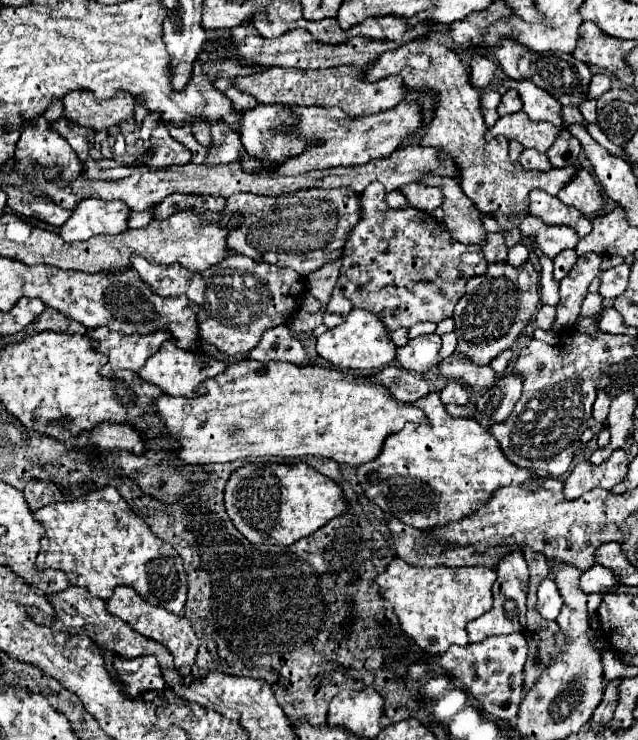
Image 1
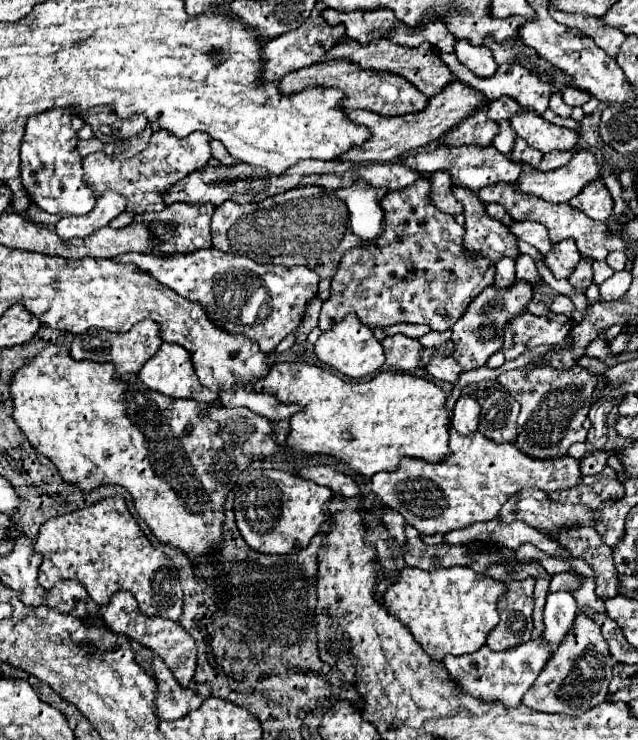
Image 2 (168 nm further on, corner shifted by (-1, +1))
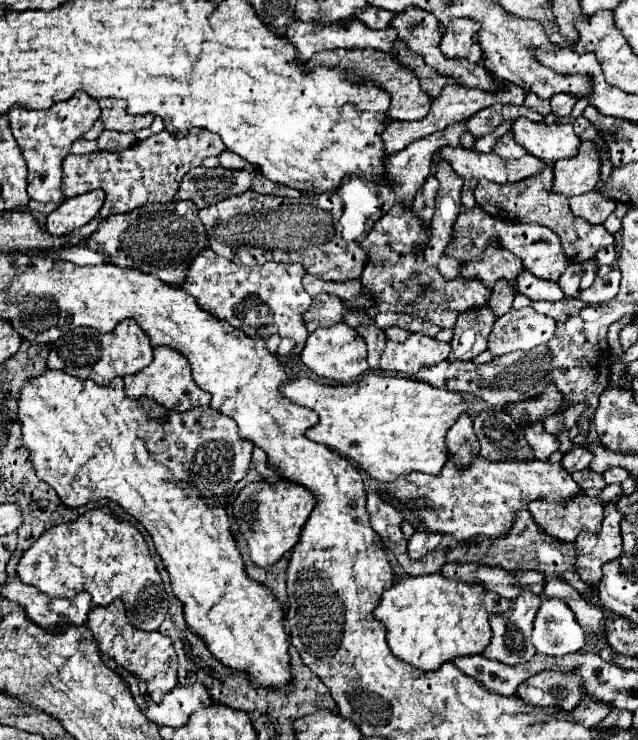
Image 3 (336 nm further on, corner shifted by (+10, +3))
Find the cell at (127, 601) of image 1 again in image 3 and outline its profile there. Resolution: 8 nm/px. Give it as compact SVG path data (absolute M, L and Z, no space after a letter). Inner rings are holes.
M114 599L106 607L94 607L88 615L86 625L94 633L98 645L100 645L100 651L106 653L108 657L116 659L118 665L136 673L146 683L146 693L154 701L162 701L162 697L168 695L178 685L178 677L176 677L178 657L176 657L172 641L158 631L148 633L142 629L136 629L126 617L126 607L124 607L122 599Z

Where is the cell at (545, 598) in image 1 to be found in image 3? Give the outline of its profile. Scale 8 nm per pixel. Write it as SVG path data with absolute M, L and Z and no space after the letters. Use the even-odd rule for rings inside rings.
M544 597L534 619L532 643L540 653L566 655L584 647L586 633L562 599Z

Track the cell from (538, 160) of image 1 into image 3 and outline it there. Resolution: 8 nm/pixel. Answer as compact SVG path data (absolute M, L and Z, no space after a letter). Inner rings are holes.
M508 131L506 135L502 135L502 137L498 139L498 143L496 143L496 147L494 147L494 153L500 155L502 159L506 159L506 161L512 161L512 159L524 157L528 151L526 151L524 147L520 147L518 143L514 143L512 133Z

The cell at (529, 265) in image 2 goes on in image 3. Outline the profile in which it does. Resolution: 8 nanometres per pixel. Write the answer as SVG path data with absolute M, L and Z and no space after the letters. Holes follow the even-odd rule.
M522 269L518 273L516 291L530 297L532 301L560 301L560 299L564 299L564 293L558 287L558 283L544 281L544 279L532 275L528 269Z

